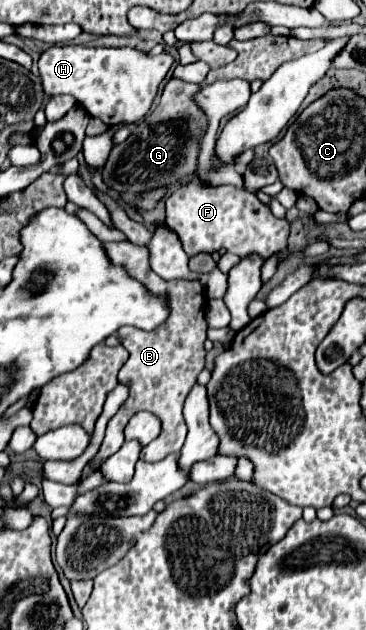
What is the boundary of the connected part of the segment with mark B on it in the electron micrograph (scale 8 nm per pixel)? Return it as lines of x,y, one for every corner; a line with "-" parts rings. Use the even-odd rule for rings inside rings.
129,241
105,243
103,247
105,247
105,253
111,257
111,263
123,265
129,271
129,277
137,279
151,295
167,297
169,319
161,327
155,327
153,331
141,331
135,327
121,327
117,331
121,345
129,351
129,359
121,367
117,379
121,385
127,385
129,397
107,425
101,449
89,463
93,467
93,471
97,471
101,467
101,463
121,447
123,429
125,429
127,421
139,411
151,411
155,417
161,419
161,433
157,439
142,449
141,460
159,461
159,459
167,457
169,453
181,451
181,447
185,443
185,435
187,435
187,425
185,425
181,407
183,407
187,393
195,385
197,375
205,367
203,341
205,341
205,331
207,331
205,295
203,295
203,287
199,285
199,281
181,281
181,279
165,281
165,279
161,279
159,275
155,275
149,269
147,249
133,245

